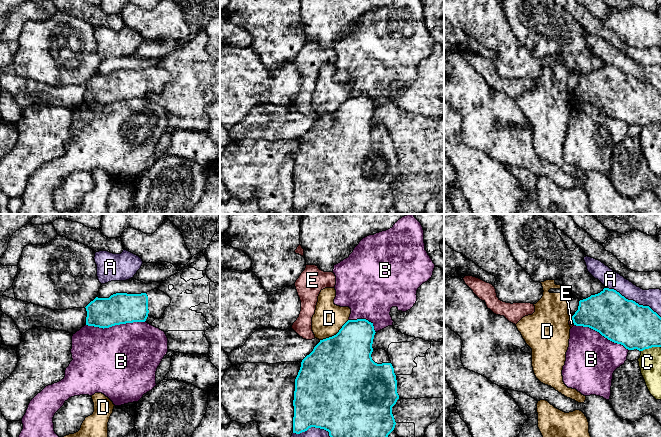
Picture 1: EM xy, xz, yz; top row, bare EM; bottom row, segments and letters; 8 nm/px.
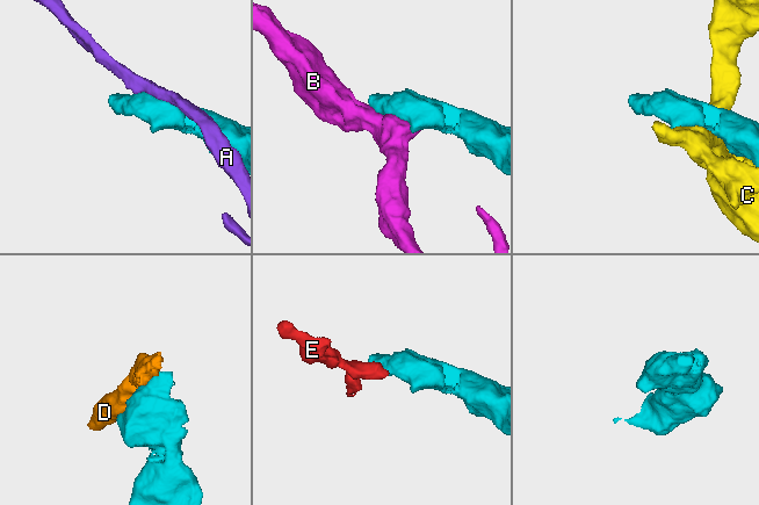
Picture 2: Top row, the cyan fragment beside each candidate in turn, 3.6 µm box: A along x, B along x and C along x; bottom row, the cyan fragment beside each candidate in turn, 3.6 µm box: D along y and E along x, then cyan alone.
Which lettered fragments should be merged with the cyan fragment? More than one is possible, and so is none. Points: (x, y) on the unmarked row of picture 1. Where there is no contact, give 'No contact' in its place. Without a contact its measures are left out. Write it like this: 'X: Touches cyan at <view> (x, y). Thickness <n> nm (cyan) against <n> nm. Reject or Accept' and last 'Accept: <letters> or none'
A: Touches cyan at yz (632, 76). Thickness 360 nm (cyan) against 150 nm. Reject
B: Touches cyan at xy (115, 100). Thickness 260 nm (cyan) against 480 nm. Reject
C: Touches cyan at yz (650, 123). Thickness 360 nm (cyan) against 180 nm. Reject
D: Touches cyan at xz (336, 110). Thickness 480 nm (cyan) against 240 nm. Reject
E: Touches cyan at yz (572, 95). Thickness 320 nm (cyan) against 40 nm. Reject
Accept: none

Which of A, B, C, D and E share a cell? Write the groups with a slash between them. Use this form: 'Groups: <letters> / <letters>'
Groups: A / B / C / D / E

